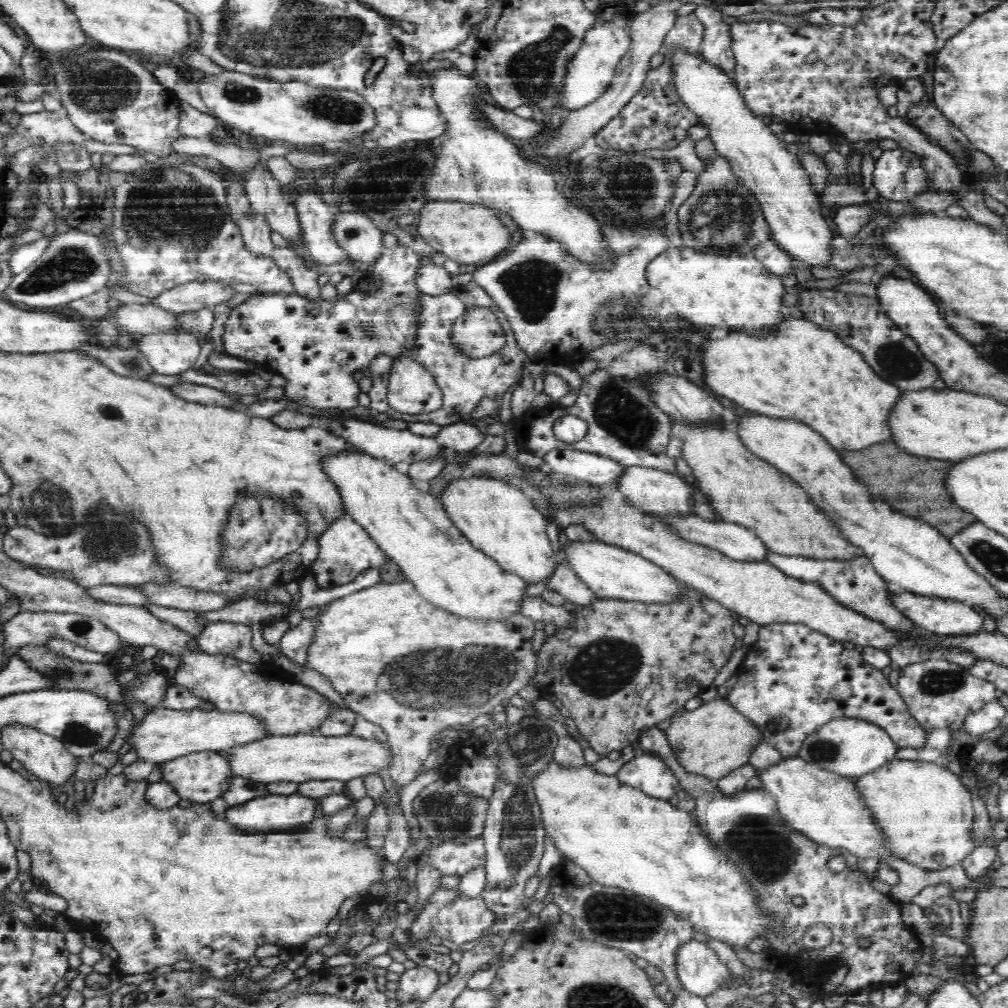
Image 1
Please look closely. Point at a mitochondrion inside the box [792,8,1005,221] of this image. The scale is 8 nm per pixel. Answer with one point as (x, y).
(843, 43)

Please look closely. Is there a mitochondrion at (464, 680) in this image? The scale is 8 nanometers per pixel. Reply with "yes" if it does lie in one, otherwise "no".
yes

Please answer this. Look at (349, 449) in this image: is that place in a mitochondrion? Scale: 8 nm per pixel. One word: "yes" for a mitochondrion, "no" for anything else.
no

